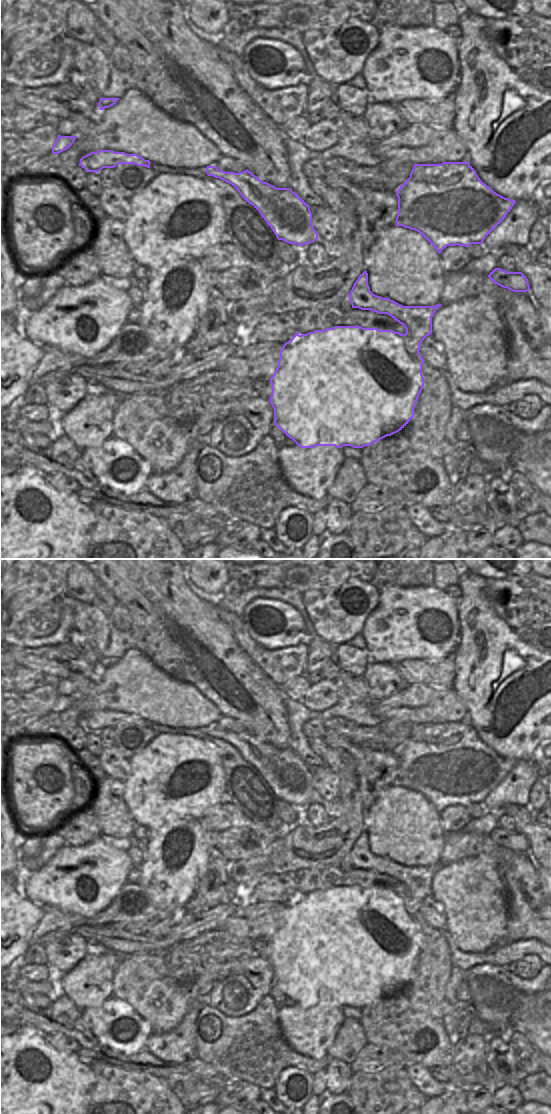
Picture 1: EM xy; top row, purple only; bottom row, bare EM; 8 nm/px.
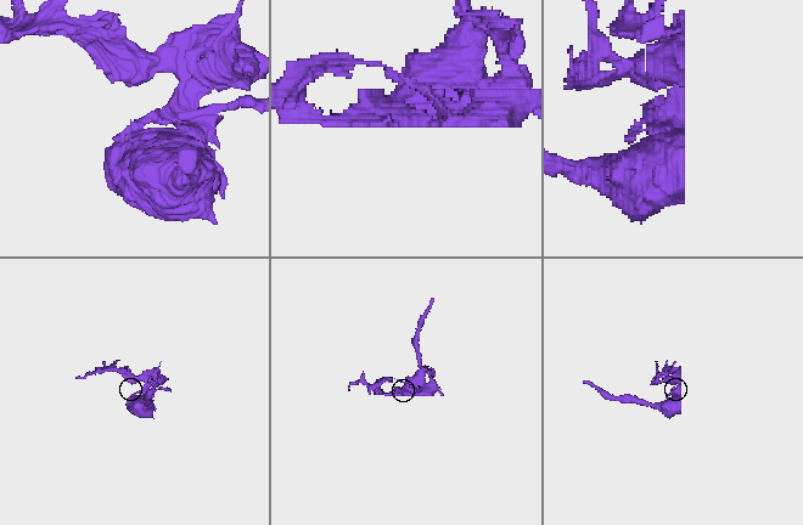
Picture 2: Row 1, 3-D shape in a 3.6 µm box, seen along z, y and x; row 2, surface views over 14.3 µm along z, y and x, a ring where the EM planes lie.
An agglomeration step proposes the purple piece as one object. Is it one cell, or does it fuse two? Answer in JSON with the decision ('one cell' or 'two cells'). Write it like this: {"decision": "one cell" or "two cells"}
{"decision": "two cells"}

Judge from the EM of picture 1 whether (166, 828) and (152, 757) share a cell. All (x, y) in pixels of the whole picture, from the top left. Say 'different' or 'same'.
different

